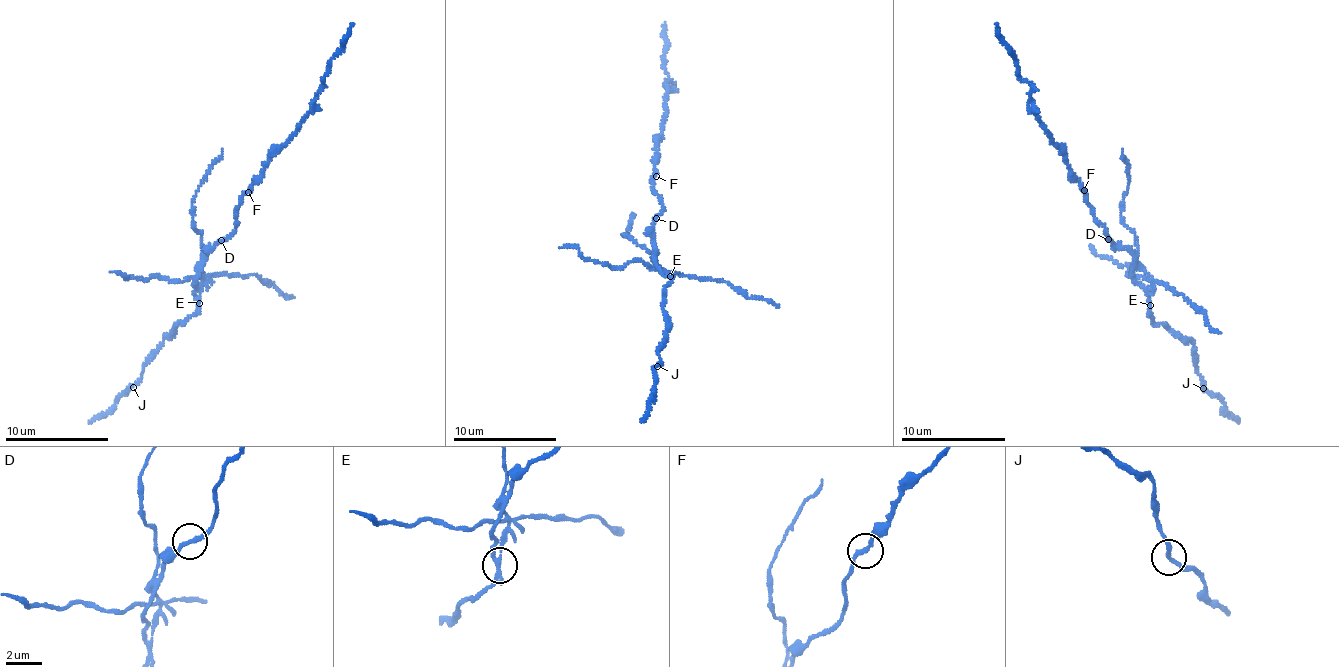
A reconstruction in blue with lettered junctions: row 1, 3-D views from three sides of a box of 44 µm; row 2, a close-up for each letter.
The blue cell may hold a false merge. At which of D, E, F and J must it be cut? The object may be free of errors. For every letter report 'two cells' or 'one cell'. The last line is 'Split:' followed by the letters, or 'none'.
D: one cell
E: two cells
F: one cell
J: one cell
Split: E

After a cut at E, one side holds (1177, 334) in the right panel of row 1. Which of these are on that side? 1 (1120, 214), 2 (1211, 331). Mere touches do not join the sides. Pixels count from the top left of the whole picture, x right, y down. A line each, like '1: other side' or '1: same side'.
1: other side
2: other side

